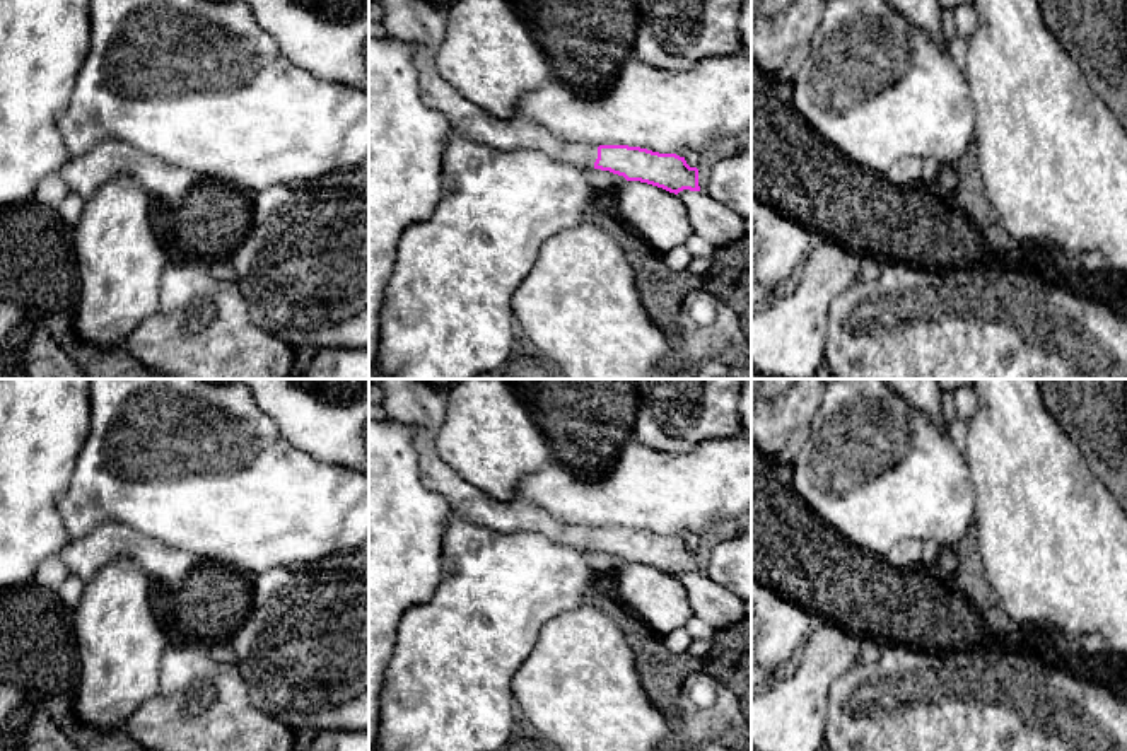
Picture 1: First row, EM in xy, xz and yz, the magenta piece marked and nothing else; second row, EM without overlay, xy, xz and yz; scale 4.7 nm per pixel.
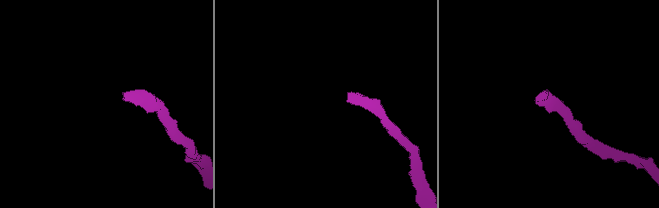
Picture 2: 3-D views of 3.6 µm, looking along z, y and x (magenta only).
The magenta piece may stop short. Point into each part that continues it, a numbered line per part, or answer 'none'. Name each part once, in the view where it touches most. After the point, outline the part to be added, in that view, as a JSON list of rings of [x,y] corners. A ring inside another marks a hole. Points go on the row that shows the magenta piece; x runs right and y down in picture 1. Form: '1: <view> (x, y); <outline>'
1: xz (420, 23); [[[430,0],[374,2],[384,10],[381,22],[388,36],[417,46],[413,65],[422,97],[446,118],[451,131],[497,152],[536,148],[574,166],[594,167],[598,147],[564,142],[523,116],[495,118],[464,99],[441,77],[435,61],[446,36],[447,10]]]

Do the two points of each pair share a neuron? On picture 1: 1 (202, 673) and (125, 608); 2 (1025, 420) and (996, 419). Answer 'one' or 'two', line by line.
1: two
2: one

